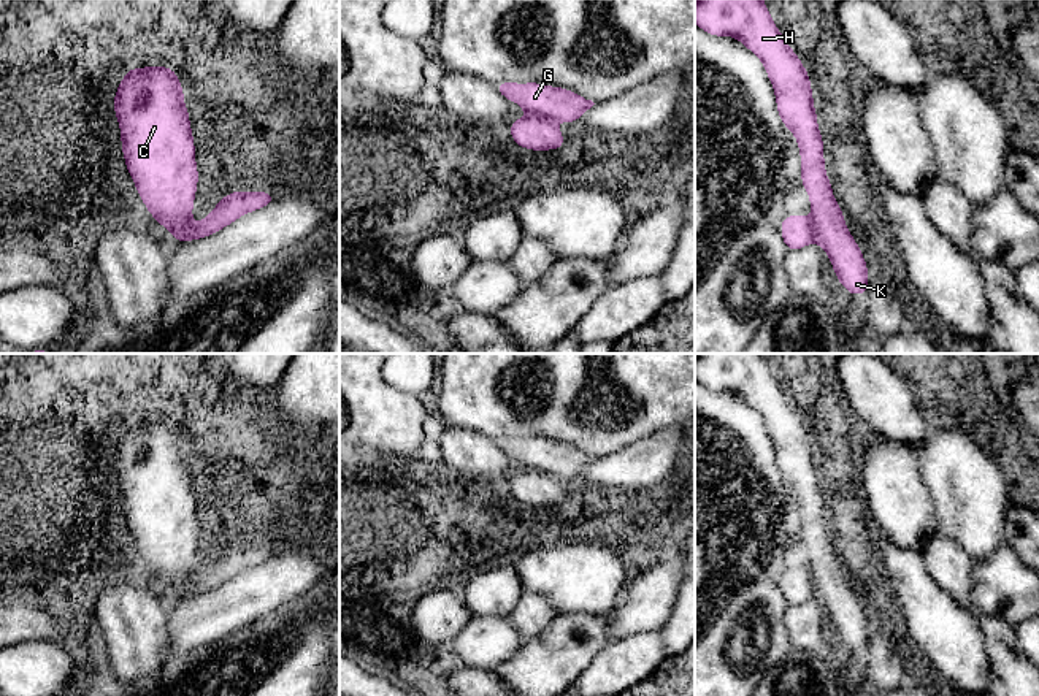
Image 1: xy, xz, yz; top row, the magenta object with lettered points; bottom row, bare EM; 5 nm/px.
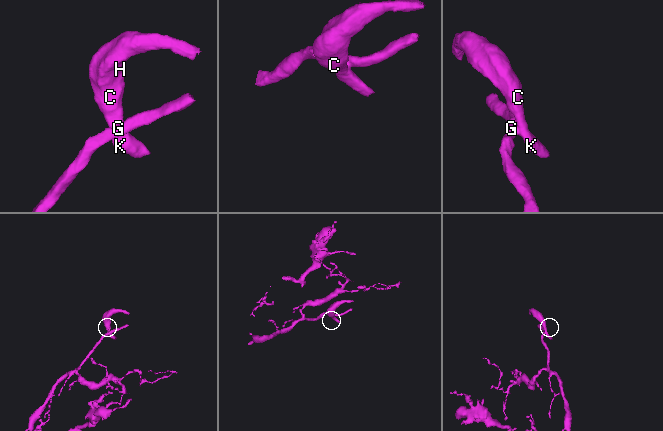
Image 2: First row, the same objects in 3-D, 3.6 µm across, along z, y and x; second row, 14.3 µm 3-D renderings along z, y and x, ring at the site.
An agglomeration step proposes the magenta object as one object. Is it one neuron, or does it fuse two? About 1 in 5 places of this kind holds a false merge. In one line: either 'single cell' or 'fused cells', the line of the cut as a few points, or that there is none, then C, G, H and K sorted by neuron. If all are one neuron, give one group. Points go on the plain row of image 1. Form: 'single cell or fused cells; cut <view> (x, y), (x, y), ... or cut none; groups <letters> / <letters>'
fused cells; cut xy (192, 579), (180, 590), (175, 590); groups C H K / G

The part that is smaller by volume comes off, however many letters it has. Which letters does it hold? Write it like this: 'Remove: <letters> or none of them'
Remove: C, H, K

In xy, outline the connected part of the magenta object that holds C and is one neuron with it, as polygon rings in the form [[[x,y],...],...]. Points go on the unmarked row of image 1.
[[[170,422],[130,423],[114,450],[122,511],[149,569],[173,590],[192,580],[198,541],[182,439]]]

